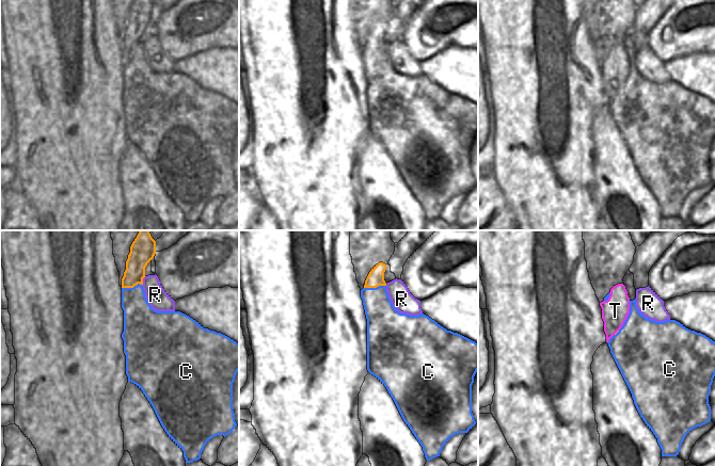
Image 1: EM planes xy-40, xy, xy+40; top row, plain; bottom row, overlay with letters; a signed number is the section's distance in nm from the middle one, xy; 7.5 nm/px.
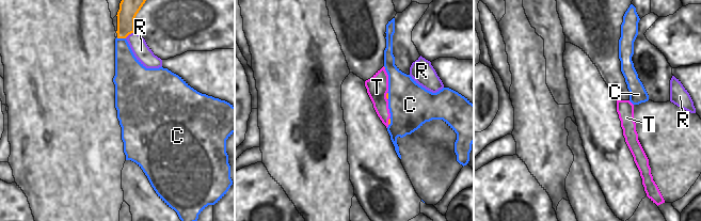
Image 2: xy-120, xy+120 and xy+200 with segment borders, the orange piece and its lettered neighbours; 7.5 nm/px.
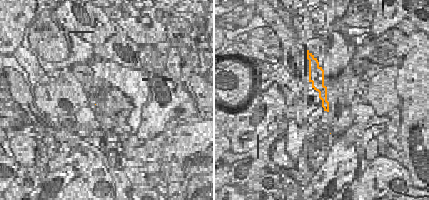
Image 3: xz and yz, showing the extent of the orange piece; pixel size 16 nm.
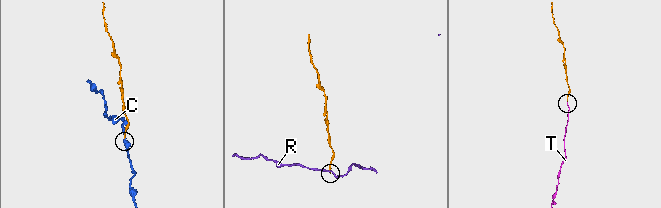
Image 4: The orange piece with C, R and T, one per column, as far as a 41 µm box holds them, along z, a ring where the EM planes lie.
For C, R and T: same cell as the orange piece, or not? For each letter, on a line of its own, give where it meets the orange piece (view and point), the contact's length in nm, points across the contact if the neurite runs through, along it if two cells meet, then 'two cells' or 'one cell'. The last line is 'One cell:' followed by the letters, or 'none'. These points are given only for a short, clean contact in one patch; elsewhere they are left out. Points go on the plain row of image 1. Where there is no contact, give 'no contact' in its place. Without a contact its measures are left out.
C: xy (375, 48) | 170 nm | two cells
R: xy-40 (142, 42) | 80 nm | along xy-40 (145, 37), (142, 46) | two cells
T: xy+40 (617, 93) | 50 nm | one cell
One cell: T

